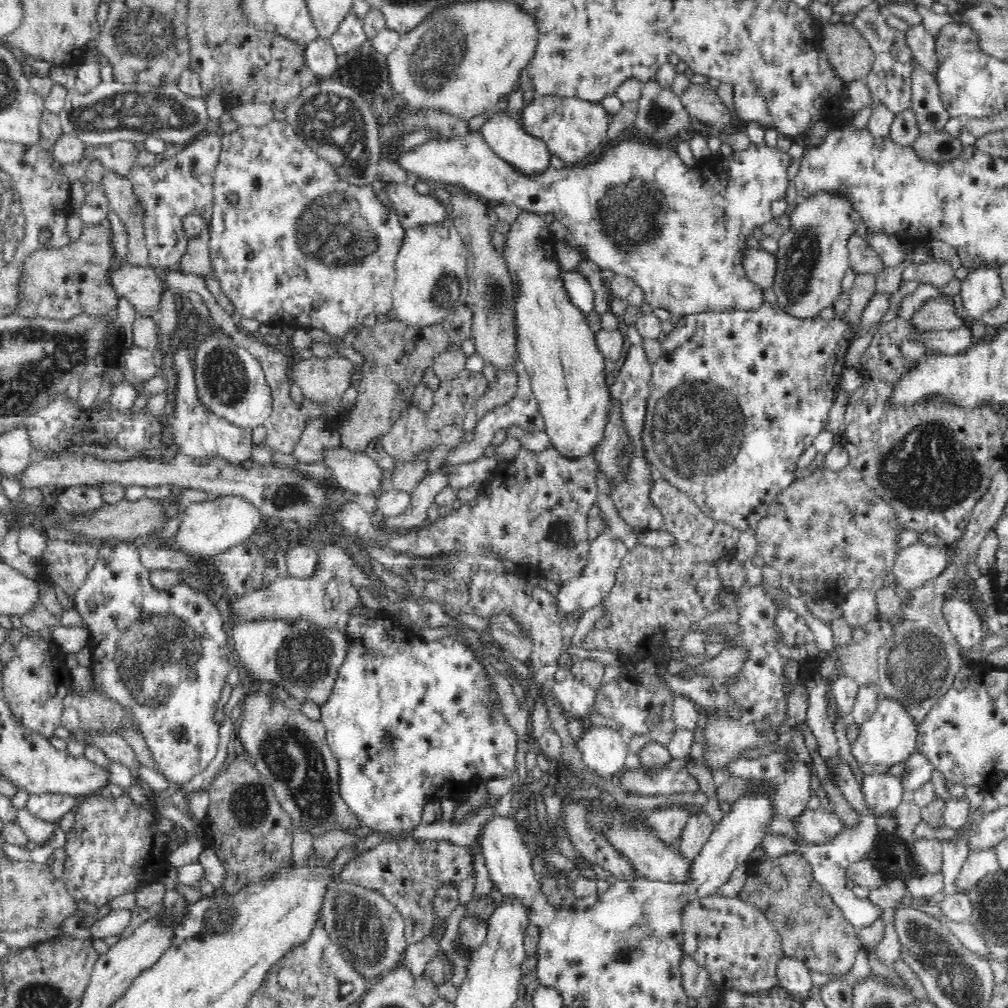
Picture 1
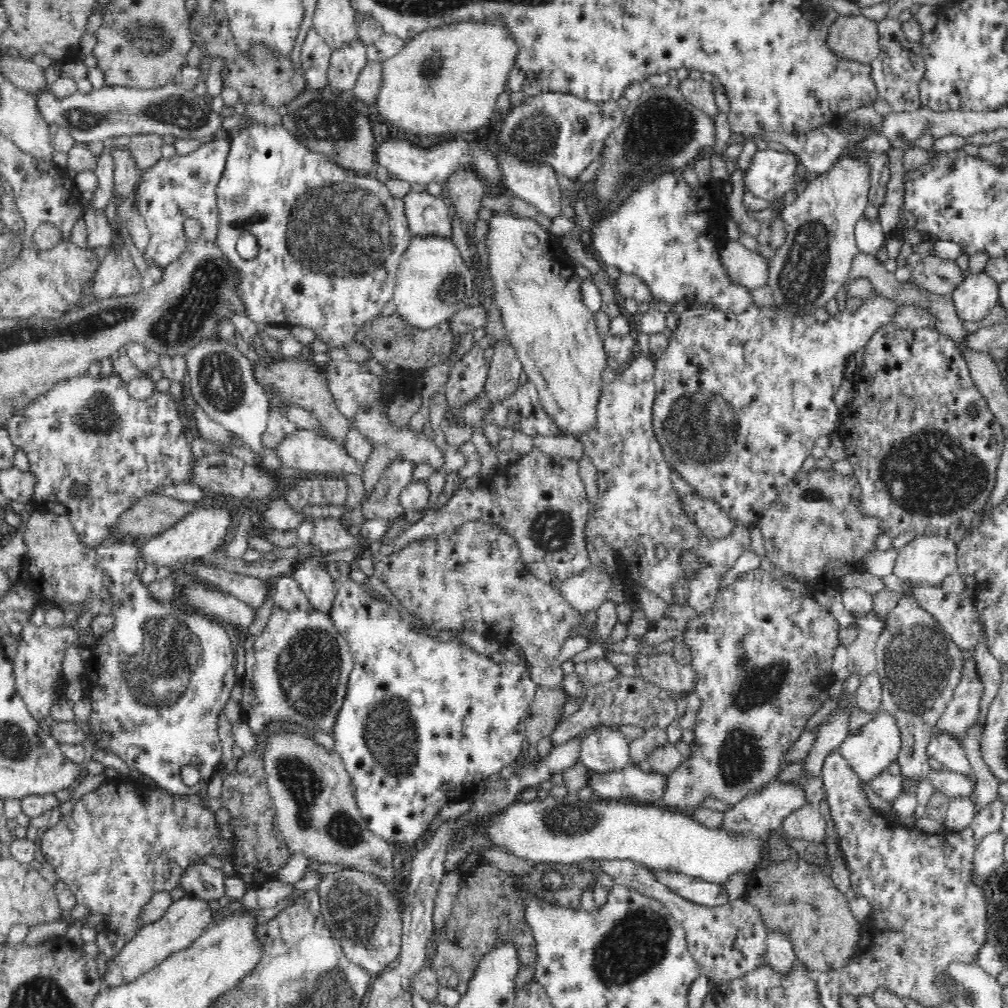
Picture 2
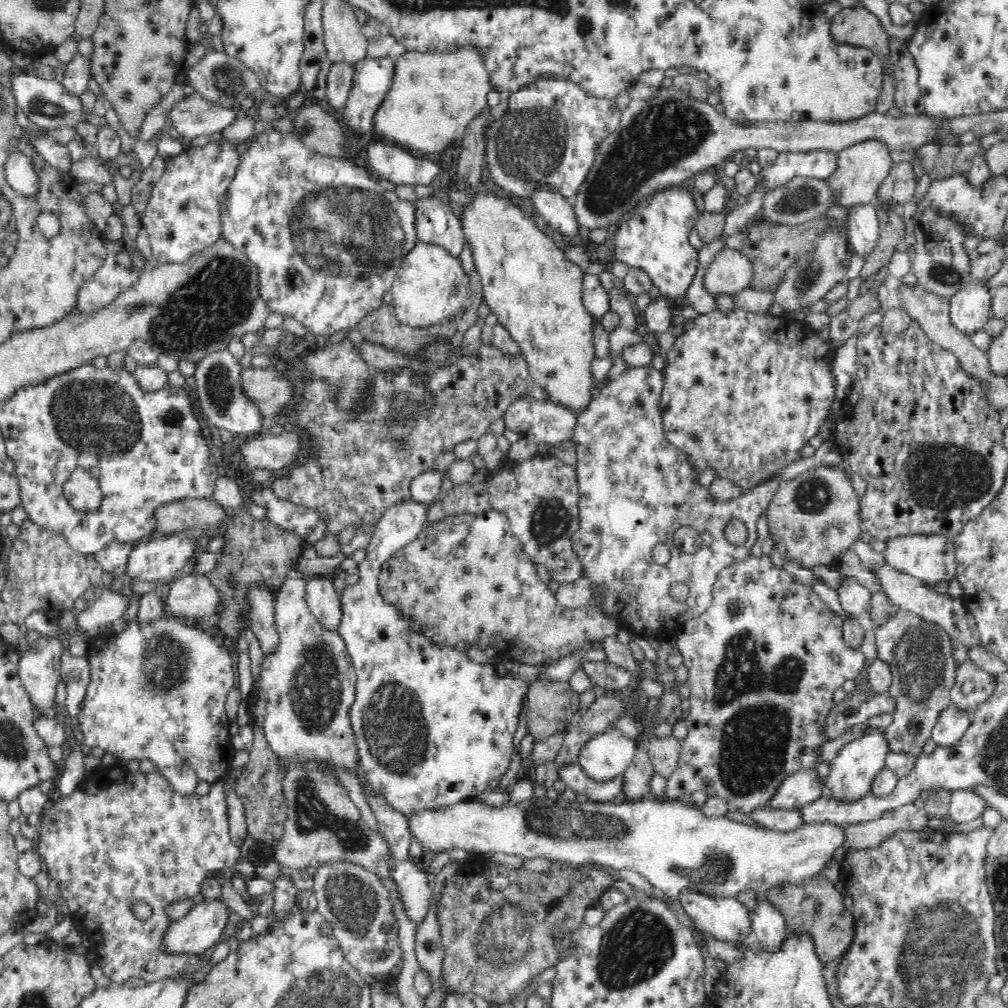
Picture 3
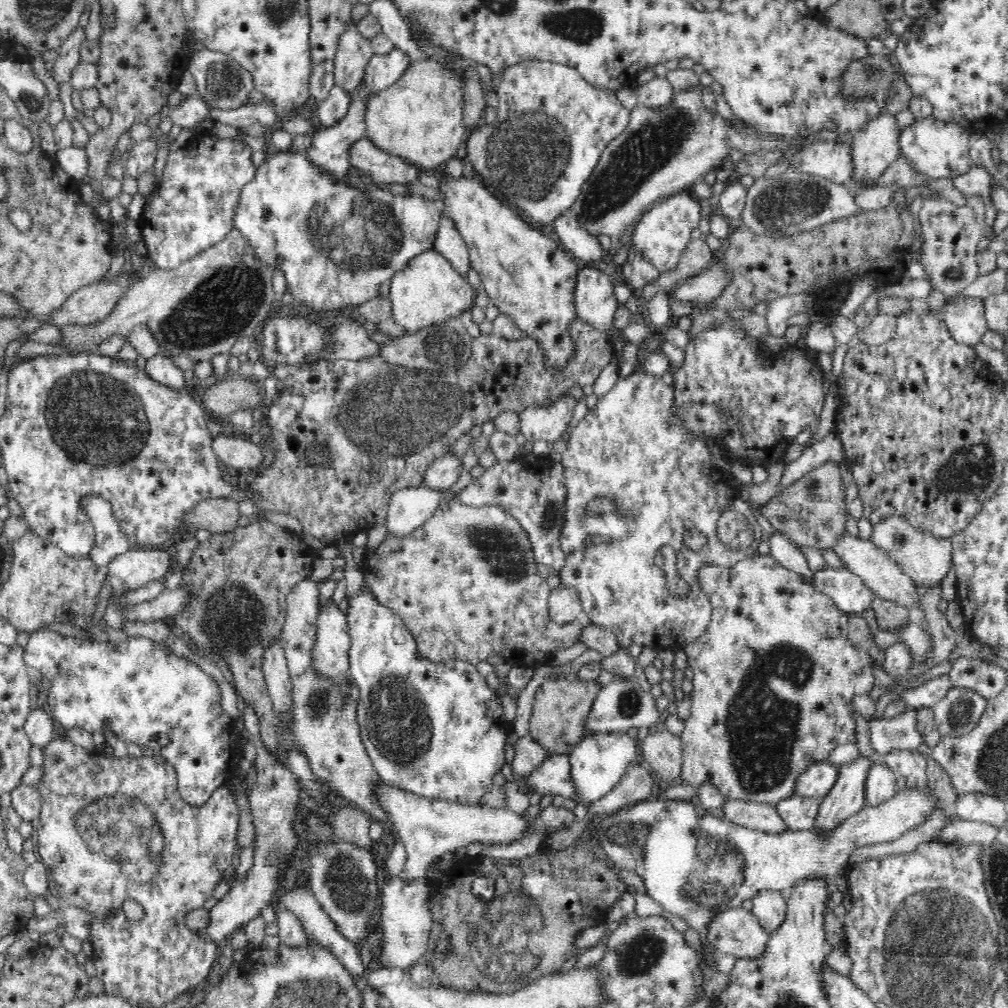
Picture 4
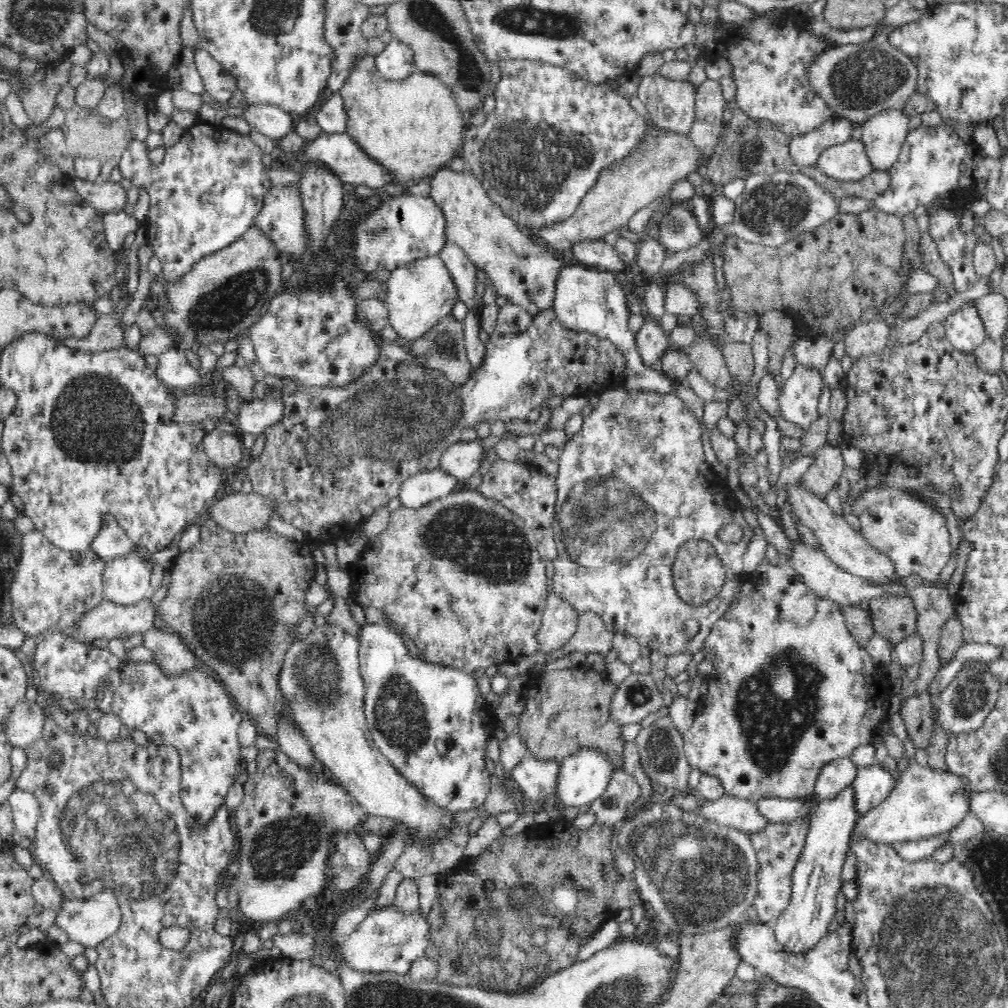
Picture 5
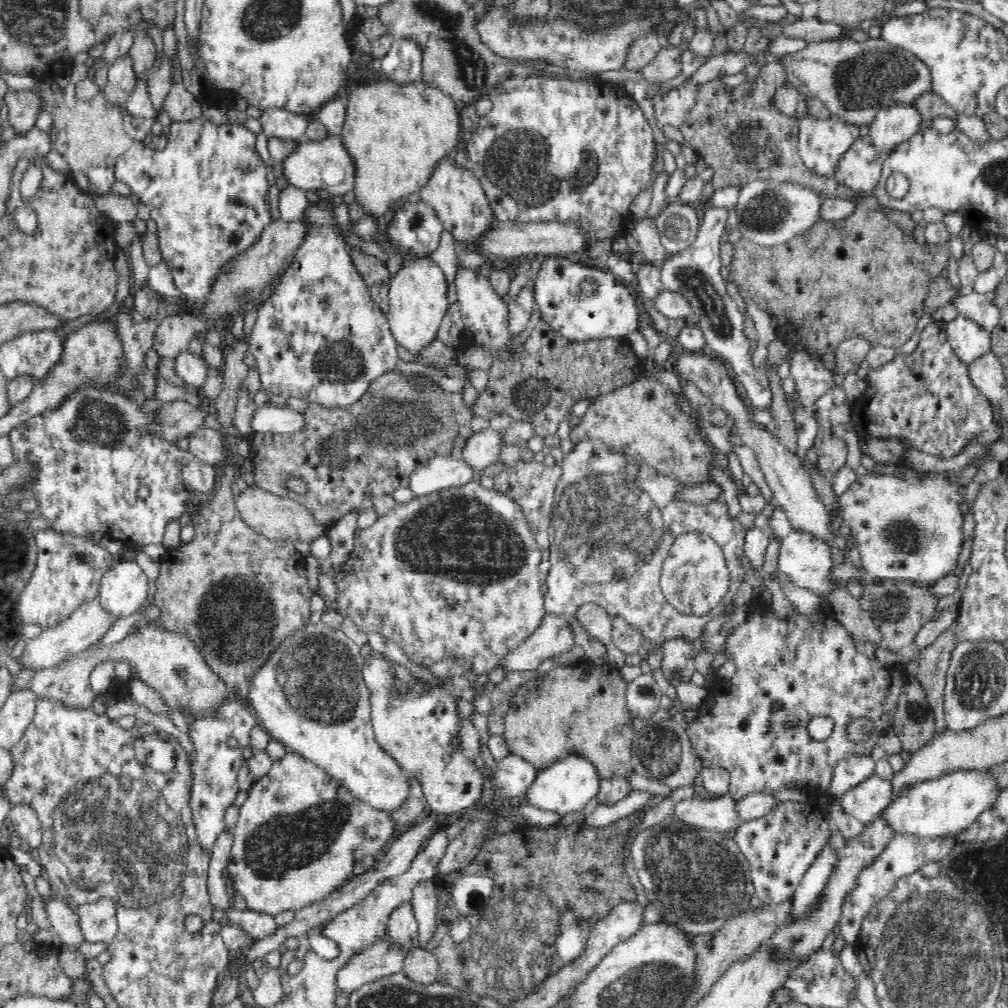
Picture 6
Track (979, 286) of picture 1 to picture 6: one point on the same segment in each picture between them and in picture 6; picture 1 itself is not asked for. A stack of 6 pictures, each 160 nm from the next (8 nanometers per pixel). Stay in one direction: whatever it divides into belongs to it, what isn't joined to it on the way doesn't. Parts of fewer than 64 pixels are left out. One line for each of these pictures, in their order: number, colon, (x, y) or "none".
2: (974, 298)
3: (971, 307)
4: (964, 316)
5: (964, 328)
6: (969, 340)

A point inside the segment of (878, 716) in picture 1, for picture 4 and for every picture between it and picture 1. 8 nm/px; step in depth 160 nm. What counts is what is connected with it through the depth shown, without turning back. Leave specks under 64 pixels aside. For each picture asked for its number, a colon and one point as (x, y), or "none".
2: (877, 744)
3: (851, 773)
4: (848, 795)

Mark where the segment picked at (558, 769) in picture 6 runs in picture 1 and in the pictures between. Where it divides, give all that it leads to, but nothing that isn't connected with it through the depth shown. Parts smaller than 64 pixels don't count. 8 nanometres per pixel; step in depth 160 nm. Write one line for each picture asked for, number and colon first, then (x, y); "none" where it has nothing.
1: (604, 749)
2: (606, 749)
3: (606, 755)
4: (598, 762)
5: (584, 776)

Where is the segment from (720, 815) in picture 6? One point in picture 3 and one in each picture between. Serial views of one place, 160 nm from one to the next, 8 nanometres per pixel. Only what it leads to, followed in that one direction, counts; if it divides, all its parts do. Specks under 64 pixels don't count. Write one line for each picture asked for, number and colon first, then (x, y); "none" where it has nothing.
3: (780, 820)
4: (763, 816)
5: (744, 815)

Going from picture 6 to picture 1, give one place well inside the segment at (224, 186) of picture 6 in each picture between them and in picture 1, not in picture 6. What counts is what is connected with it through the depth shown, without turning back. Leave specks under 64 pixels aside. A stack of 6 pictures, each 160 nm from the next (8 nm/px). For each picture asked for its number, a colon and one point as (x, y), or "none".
1: (182, 185)
2: (168, 192)
3: (183, 215)
4: (190, 210)
5: (204, 194)

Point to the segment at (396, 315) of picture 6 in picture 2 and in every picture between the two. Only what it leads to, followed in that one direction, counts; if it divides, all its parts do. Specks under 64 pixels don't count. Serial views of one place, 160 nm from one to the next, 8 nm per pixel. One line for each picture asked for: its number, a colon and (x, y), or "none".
2: (432, 282)
3: (430, 285)
4: (428, 290)
5: (420, 294)

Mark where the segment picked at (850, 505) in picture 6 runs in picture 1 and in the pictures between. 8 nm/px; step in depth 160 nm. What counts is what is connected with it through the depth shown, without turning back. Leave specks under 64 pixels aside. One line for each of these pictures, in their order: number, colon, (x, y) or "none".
1: (915, 565)
2: (928, 560)
3: (930, 558)
4: (927, 559)
5: (918, 541)

